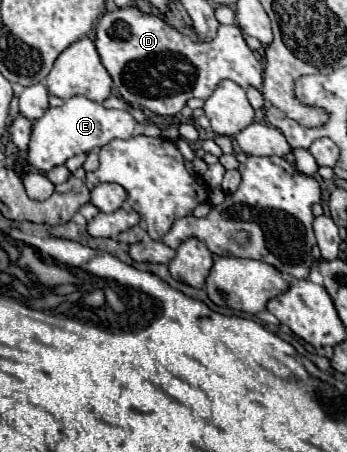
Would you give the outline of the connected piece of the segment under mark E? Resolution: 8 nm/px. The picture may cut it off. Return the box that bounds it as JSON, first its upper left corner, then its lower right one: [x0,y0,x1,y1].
[26,95,136,171]

